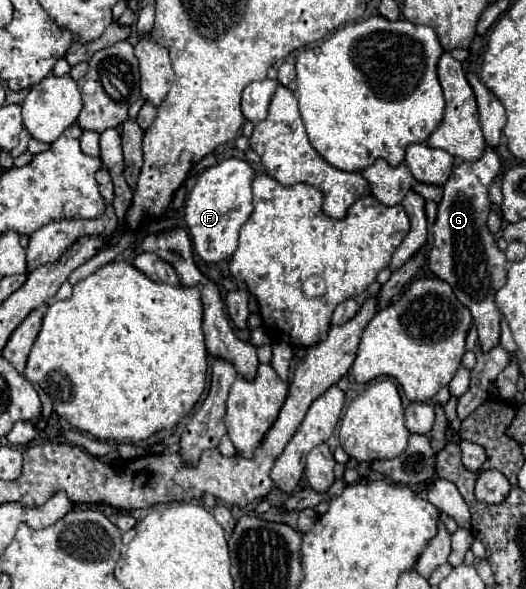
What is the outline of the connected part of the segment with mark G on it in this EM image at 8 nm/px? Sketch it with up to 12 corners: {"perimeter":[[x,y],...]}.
{"perimeter":[[492,146],[444,184],[430,270],[500,344],[508,260],[486,228]]}

